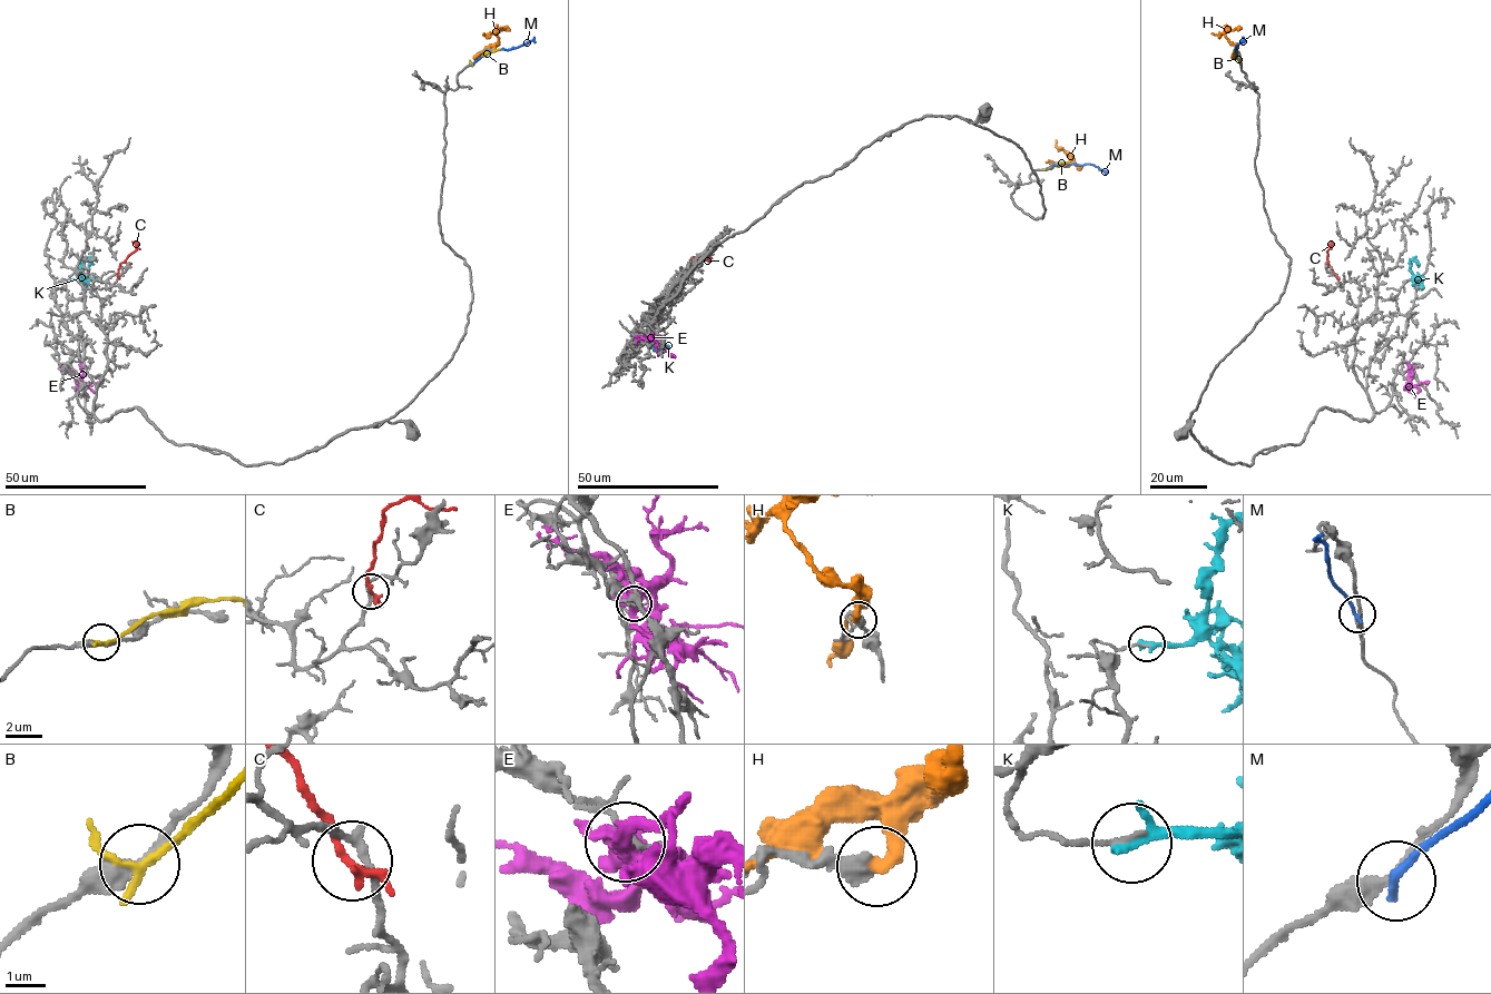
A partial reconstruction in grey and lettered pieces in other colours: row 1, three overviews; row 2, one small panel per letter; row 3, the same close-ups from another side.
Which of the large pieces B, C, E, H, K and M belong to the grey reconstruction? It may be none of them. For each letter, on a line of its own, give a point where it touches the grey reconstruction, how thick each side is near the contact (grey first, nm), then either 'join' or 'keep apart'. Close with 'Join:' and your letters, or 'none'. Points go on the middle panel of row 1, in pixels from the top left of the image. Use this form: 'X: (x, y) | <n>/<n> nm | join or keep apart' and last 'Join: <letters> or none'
B: (1046, 169) | 300/200 nm | keep apart
C: (690, 265) | 190/220 nm | keep apart
E: (649, 336) | 160/480 nm | keep apart
H: (1066, 165) | 500/360 nm | keep apart
K: (643, 342) | 120/240 nm | keep apart
M: (1046, 169) | 240/240 nm | keep apart
Join: none

